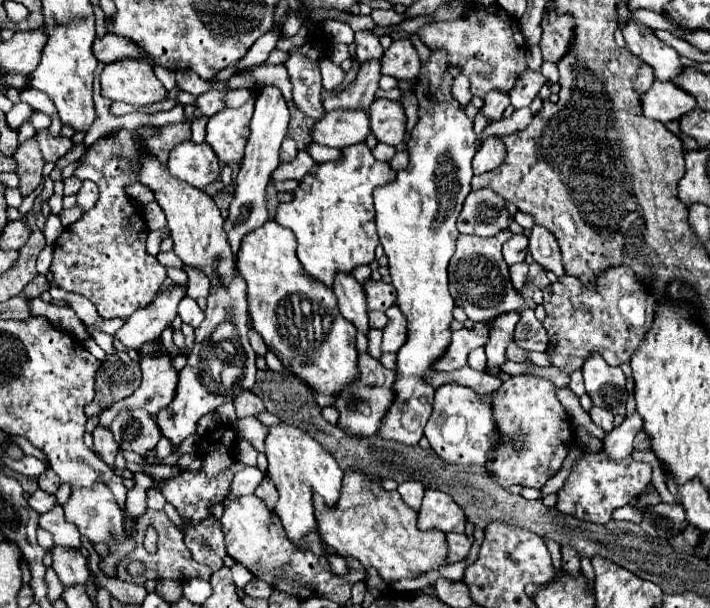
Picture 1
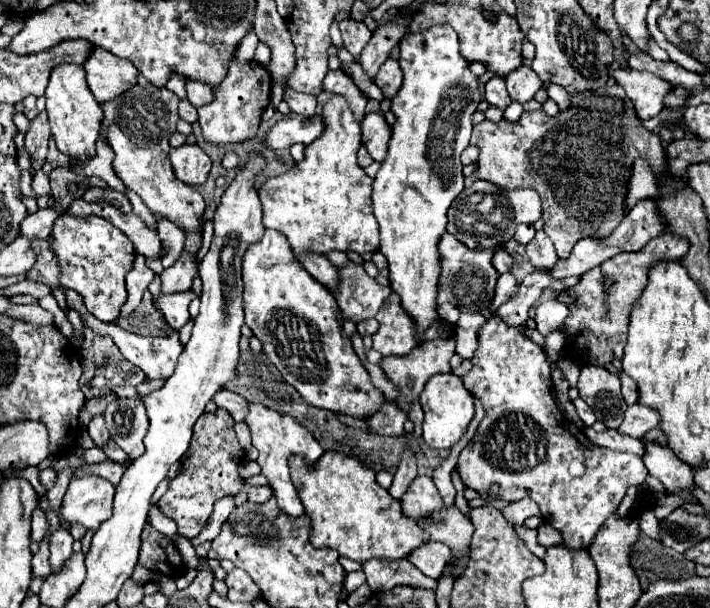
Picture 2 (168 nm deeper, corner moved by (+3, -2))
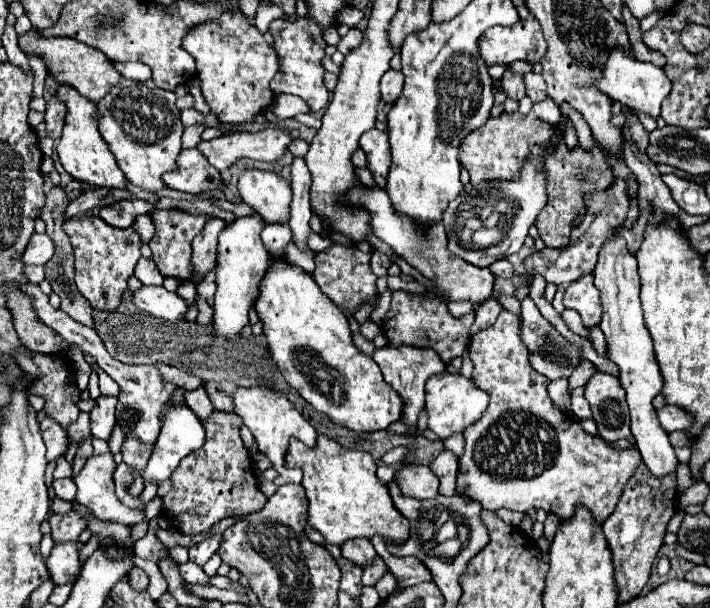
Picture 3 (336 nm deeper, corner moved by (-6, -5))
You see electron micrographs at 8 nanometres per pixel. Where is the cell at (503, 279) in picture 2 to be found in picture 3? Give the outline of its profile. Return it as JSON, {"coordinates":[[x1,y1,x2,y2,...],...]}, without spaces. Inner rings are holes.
{"coordinates":[[485,300,485,302,475,310,475,322,473,322,473,328,469,330,469,338,475,336,479,330,491,326,491,324,497,320,497,316,499,316,501,310,503,310,503,308,501,308,501,304,499,304,497,300]]}

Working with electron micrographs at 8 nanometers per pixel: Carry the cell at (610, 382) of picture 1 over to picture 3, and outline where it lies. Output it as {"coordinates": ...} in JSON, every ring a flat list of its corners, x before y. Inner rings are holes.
{"coordinates":[[595,372,585,384,585,398,591,404,593,420,603,440,617,442,631,436,625,390,615,376]]}

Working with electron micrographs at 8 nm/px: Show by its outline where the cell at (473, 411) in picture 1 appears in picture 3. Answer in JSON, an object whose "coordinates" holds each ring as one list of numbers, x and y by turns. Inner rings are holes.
{"coordinates":[[449,372,437,374,429,378,425,386,425,410,429,414,429,428,443,440,449,438,453,432,463,432,467,426,477,422,487,410,487,404,489,394,477,388,473,380,461,374,449,374]]}

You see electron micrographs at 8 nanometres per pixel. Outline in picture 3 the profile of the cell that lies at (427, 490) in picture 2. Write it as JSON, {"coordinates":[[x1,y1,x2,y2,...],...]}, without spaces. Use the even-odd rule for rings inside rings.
{"coordinates":[[405,464,395,472,393,480,399,484,405,496,411,496,417,500,435,498,439,494,437,492,439,480,425,464]]}

